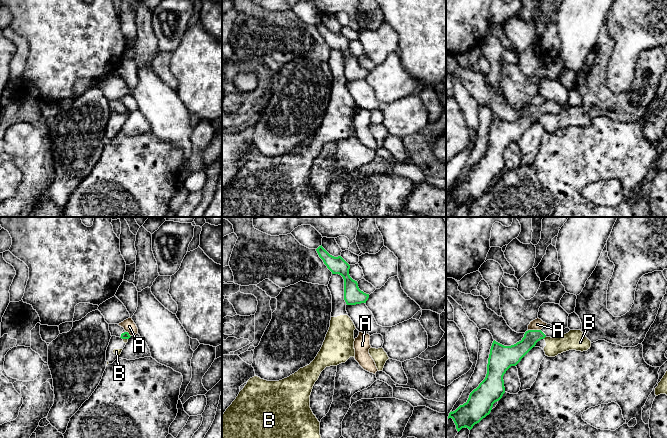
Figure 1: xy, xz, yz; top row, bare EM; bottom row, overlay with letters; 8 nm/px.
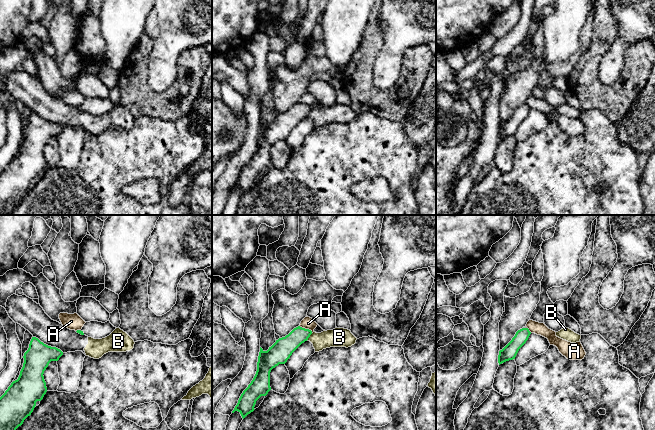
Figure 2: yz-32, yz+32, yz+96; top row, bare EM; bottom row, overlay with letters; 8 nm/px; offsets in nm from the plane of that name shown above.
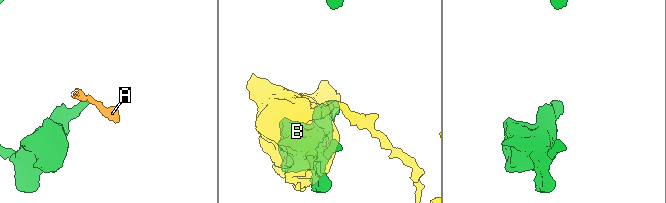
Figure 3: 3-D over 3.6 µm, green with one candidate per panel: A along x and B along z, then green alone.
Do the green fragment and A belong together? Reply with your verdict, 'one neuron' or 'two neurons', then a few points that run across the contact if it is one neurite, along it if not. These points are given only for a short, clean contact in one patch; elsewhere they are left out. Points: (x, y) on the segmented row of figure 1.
two neurons; line yz (528, 329), (540, 330)

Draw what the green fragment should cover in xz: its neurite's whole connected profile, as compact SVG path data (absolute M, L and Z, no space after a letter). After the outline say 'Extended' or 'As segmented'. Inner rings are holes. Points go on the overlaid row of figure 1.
M322 245L316 249L319 257L323 260L332 274L339 274L344 279L344 300L347 305L366 303L369 294L364 293L358 287L357 281L349 275L350 265L341 257L330 255Z. As segmented

